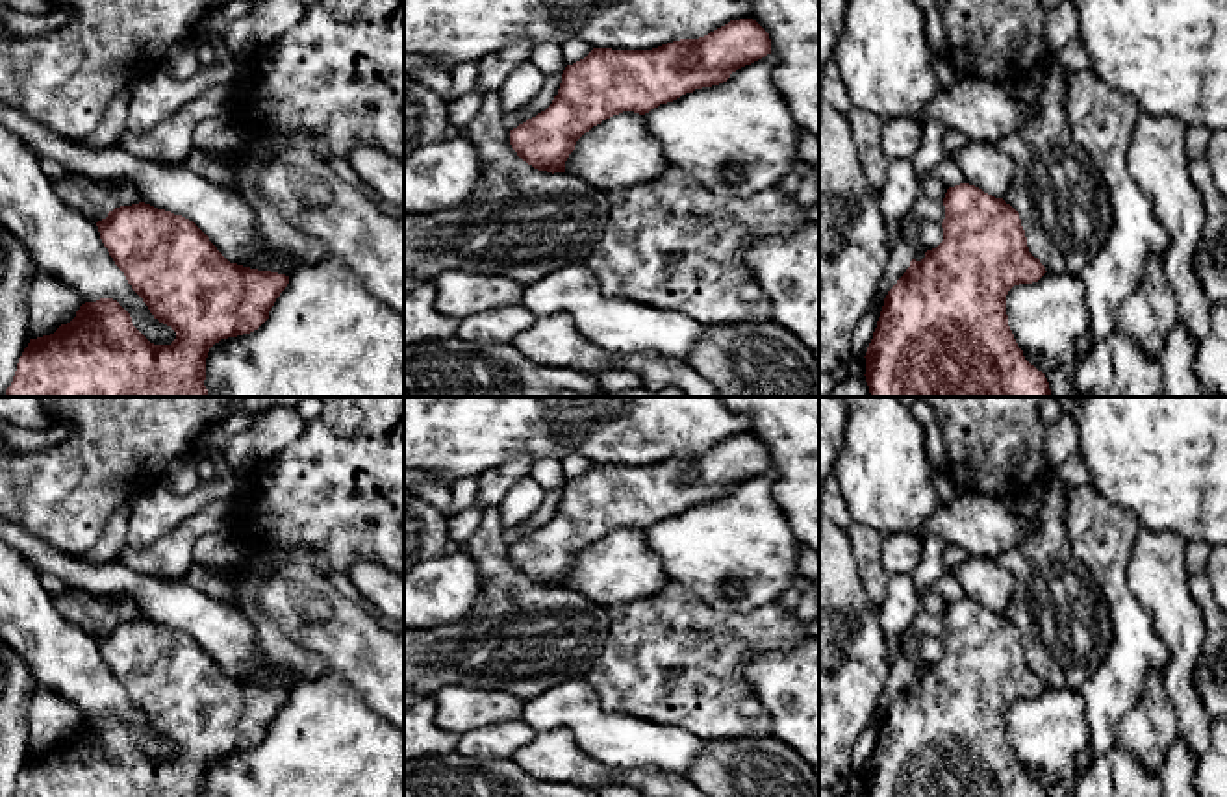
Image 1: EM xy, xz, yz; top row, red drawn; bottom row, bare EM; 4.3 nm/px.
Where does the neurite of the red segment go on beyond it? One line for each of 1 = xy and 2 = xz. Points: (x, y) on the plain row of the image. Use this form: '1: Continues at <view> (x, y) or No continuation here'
1: No continuation here
2: No continuation here

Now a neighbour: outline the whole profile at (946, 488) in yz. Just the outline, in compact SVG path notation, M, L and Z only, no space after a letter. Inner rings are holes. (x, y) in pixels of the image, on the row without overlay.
M936 473L934 484L942 502L951 502L956 495L962 493L947 473Z

